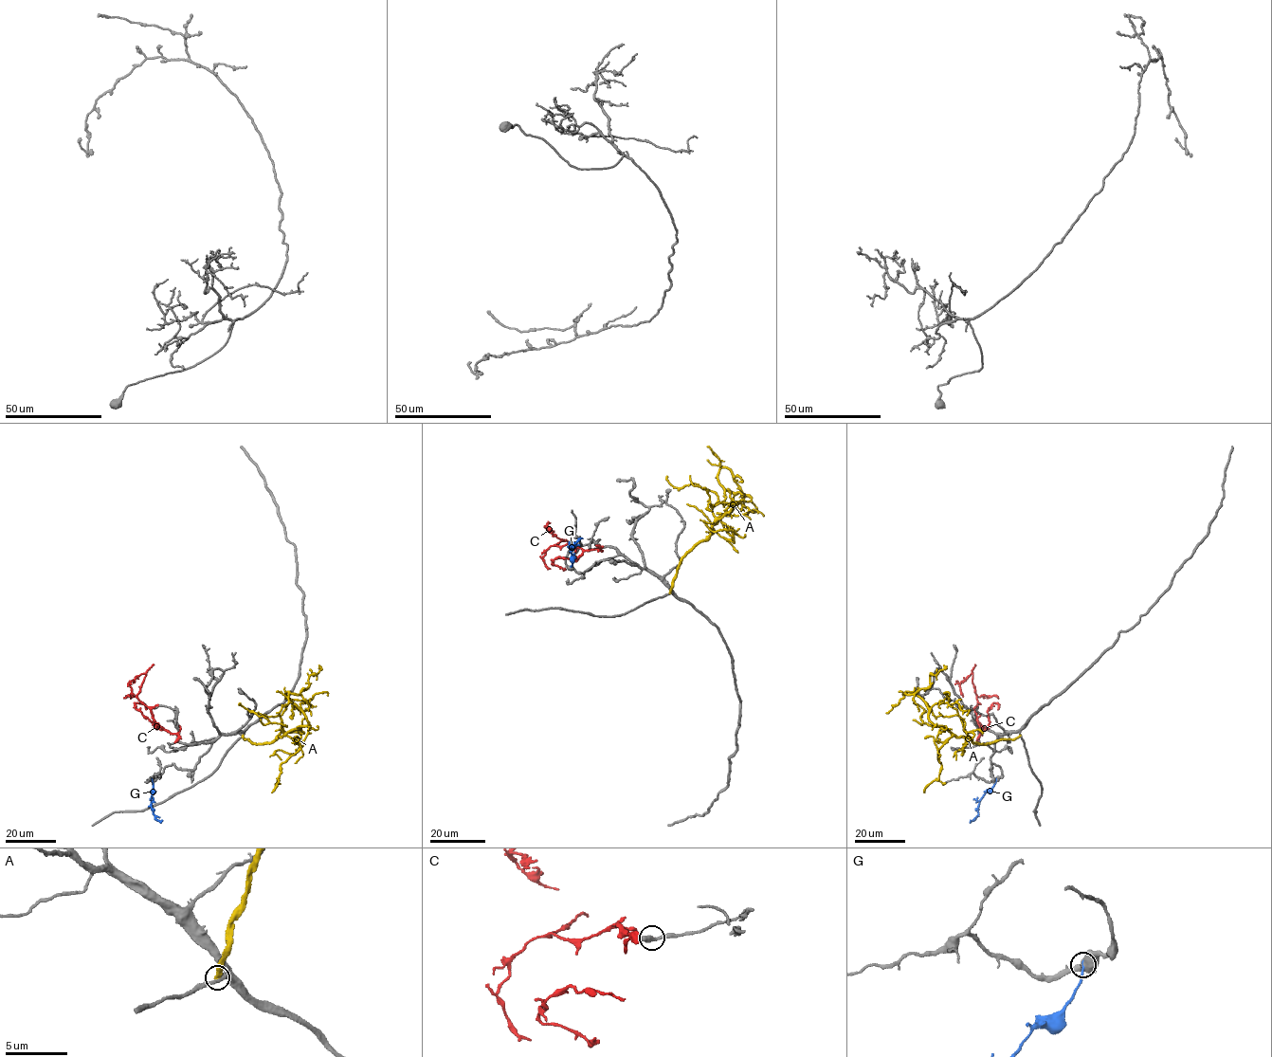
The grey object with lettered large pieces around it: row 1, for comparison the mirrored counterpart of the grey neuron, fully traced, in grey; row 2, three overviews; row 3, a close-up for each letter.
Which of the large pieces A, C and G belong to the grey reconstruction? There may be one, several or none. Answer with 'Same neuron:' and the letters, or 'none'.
Same neuron: none

